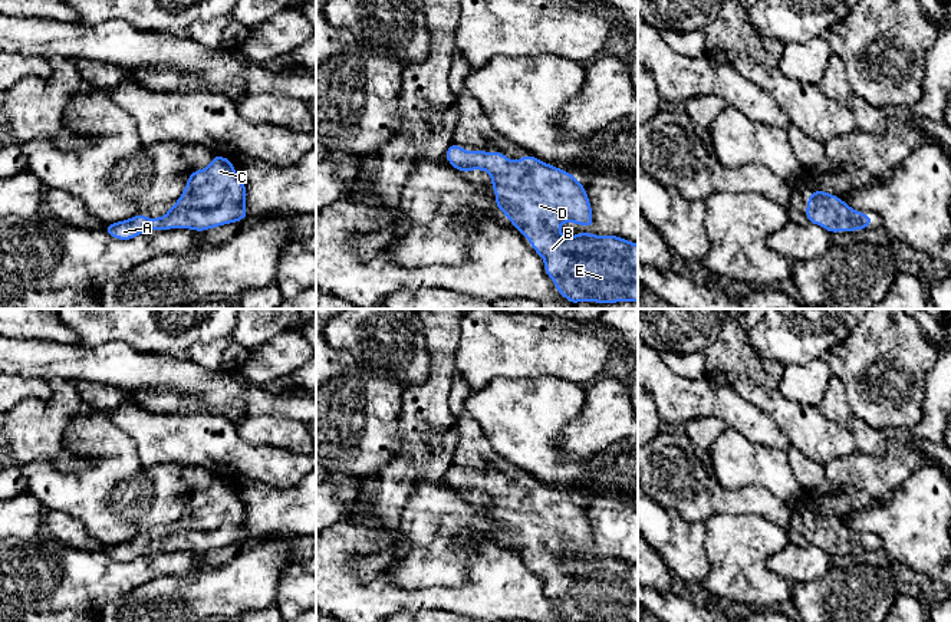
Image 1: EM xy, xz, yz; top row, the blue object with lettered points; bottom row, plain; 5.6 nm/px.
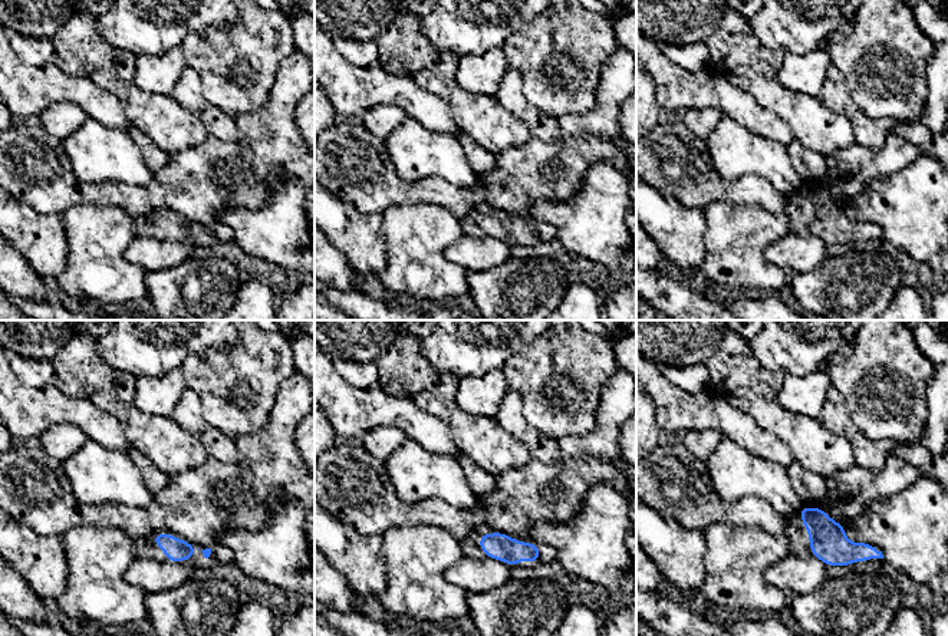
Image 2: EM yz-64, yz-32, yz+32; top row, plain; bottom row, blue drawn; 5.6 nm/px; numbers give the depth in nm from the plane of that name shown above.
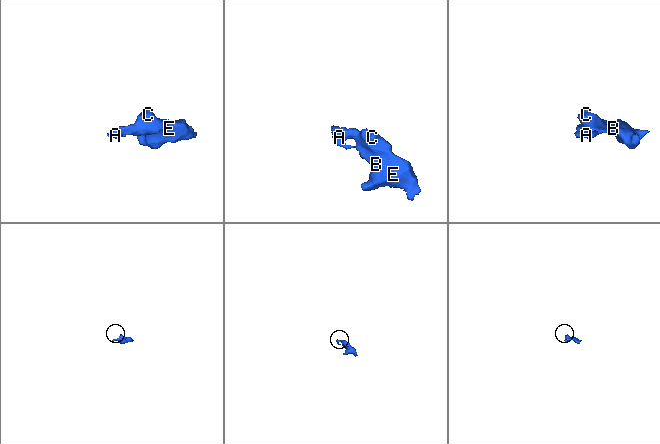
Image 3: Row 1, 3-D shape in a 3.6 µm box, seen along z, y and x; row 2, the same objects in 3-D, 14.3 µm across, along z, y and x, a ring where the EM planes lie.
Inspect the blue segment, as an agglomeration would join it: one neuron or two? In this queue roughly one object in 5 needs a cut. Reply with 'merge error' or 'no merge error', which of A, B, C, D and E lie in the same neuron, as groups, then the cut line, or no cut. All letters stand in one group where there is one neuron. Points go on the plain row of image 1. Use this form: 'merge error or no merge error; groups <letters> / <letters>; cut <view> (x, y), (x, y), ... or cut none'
no merge error; groups A B C D E; cut none

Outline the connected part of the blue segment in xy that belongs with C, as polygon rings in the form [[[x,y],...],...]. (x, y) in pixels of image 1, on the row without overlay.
[[[214,477],[204,491],[192,493],[185,511],[177,524],[168,529],[164,539],[147,540],[138,536],[105,549],[116,562],[131,562],[149,552],[175,549],[205,553],[249,537],[246,532],[247,511],[233,488],[233,483]]]

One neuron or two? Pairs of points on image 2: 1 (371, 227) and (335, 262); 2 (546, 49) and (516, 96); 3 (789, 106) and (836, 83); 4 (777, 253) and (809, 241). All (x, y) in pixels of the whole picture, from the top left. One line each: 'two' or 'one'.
1: two
2: two
3: two
4: one

